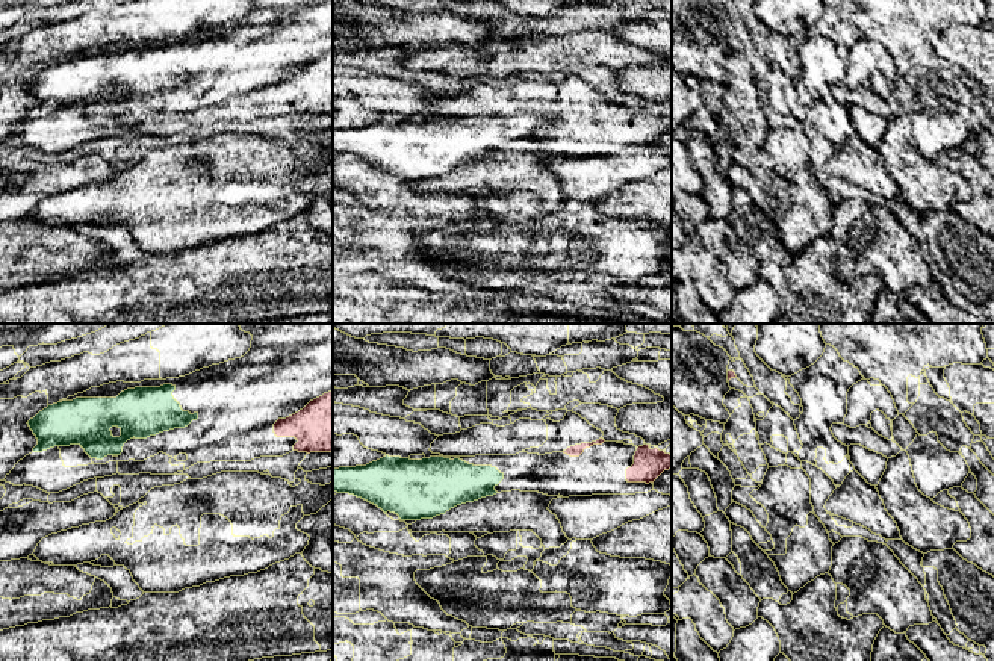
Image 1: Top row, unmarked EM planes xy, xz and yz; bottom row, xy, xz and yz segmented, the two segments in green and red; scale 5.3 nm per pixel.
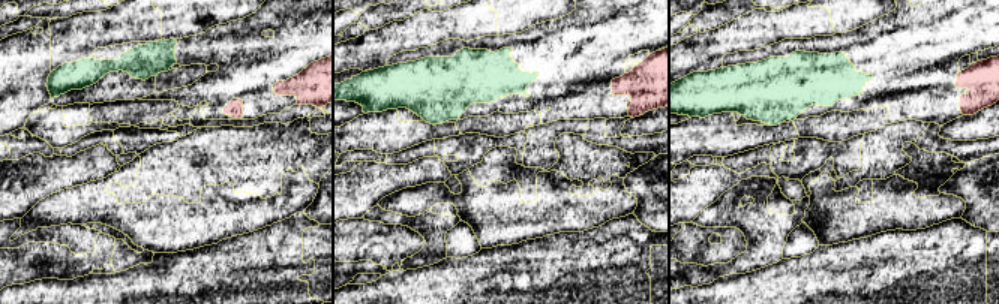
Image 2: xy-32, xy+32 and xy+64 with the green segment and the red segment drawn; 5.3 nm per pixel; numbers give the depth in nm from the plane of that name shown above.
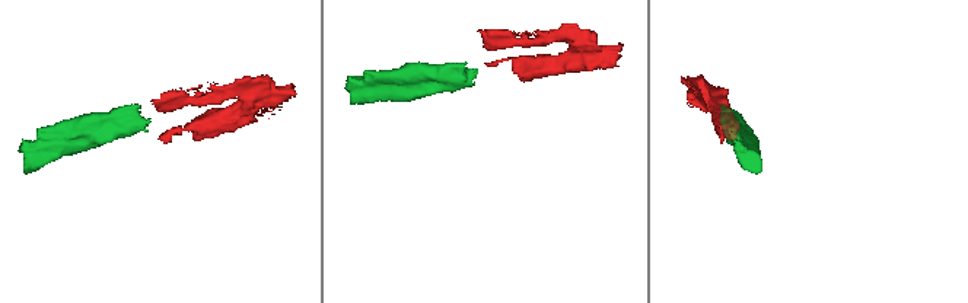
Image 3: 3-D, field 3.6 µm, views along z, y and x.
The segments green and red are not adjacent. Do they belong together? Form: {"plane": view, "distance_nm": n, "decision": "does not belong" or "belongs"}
{"plane": "xz", "distance_nm": 340, "decision": "does not belong"}

